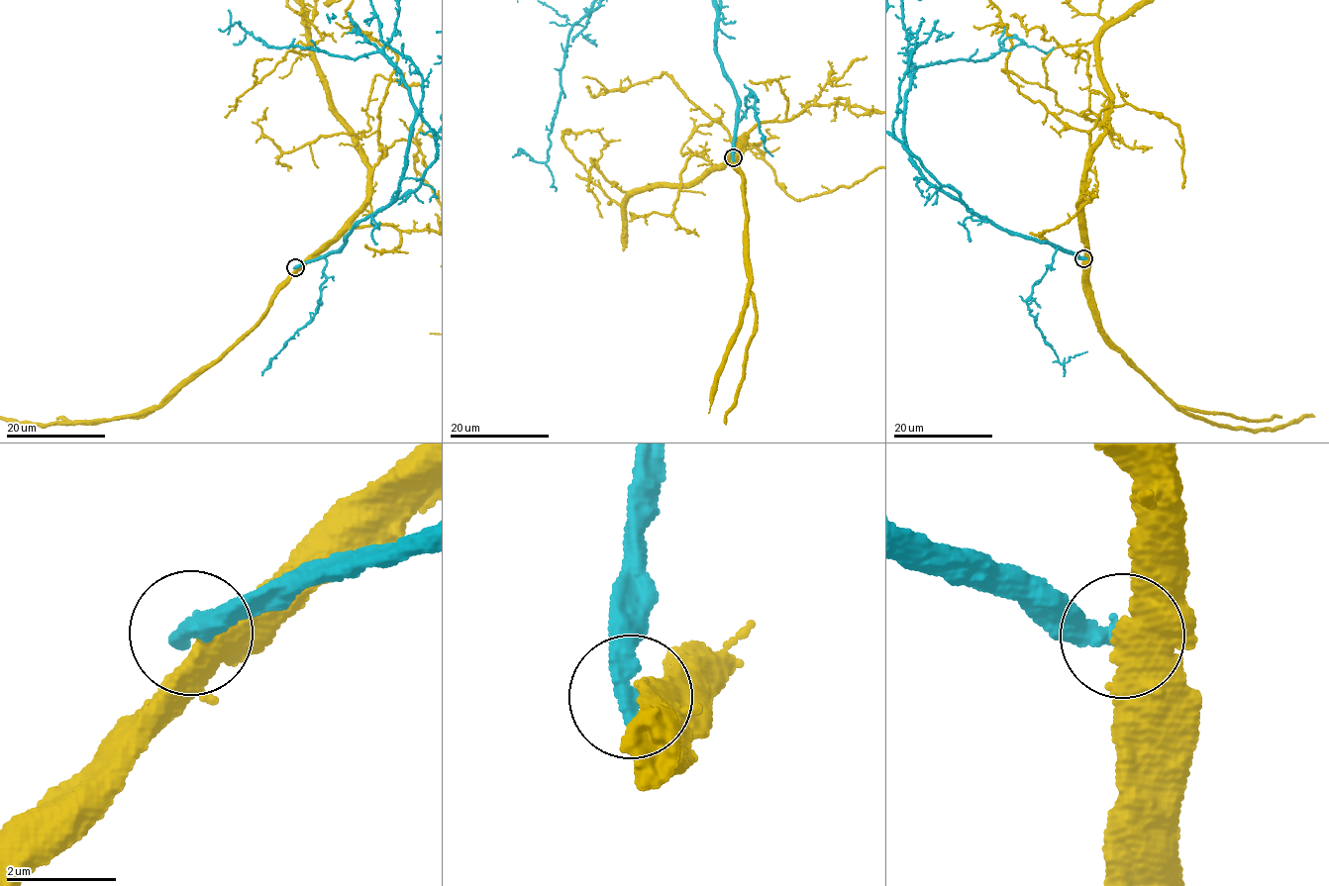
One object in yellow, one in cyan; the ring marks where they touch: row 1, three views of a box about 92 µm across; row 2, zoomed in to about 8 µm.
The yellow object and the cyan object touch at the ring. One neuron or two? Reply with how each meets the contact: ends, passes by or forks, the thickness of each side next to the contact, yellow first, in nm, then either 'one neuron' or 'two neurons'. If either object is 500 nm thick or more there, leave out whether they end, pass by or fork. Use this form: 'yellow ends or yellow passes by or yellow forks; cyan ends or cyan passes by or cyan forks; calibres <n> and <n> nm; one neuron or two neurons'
yellow forks; cyan ends; calibres 420 and 440 nm; two neurons

